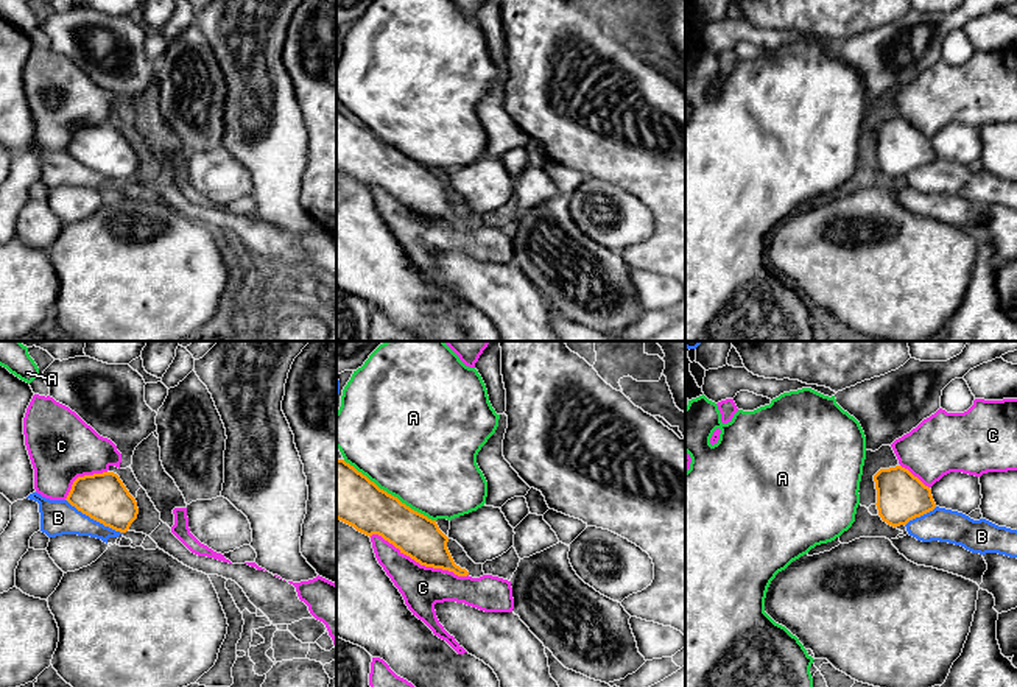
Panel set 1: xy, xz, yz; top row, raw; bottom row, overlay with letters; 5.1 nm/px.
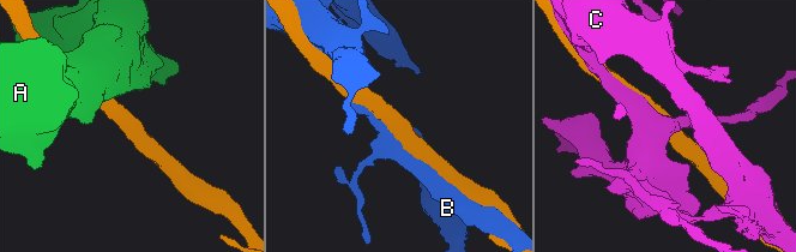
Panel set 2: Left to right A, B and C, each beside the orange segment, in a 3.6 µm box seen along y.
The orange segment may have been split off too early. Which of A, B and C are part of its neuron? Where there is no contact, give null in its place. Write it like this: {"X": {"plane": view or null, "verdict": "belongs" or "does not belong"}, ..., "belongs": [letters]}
{"A": {"plane": "xz", "verdict": "does not belong"}, "B": {"plane": "xy", "verdict": "does not belong"}, "C": {"plane": "xz", "verdict": "does not belong"}, "belongs": []}

